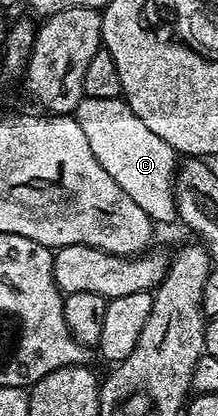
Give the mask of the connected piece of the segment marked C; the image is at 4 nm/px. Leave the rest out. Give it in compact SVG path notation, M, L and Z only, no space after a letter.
M84 96L83 101L75 107L73 115L81 126L81 130L85 130L85 138L89 142L89 147L92 148L93 155L97 157L97 162L101 162L101 166L105 166L109 178L113 178L113 182L117 182L117 186L121 186L121 190L125 190L125 194L129 194L129 198L133 198L133 202L137 202L137 206L141 206L141 210L145 210L145 214L149 214L149 218L154 220L156 225L176 223L177 154L173 150L173 146L169 146L169 142L157 138L157 134L153 134L153 130L149 130L149 126L145 126L145 122L141 122L141 118L137 118L137 114L133 114L133 110L122 98Z

